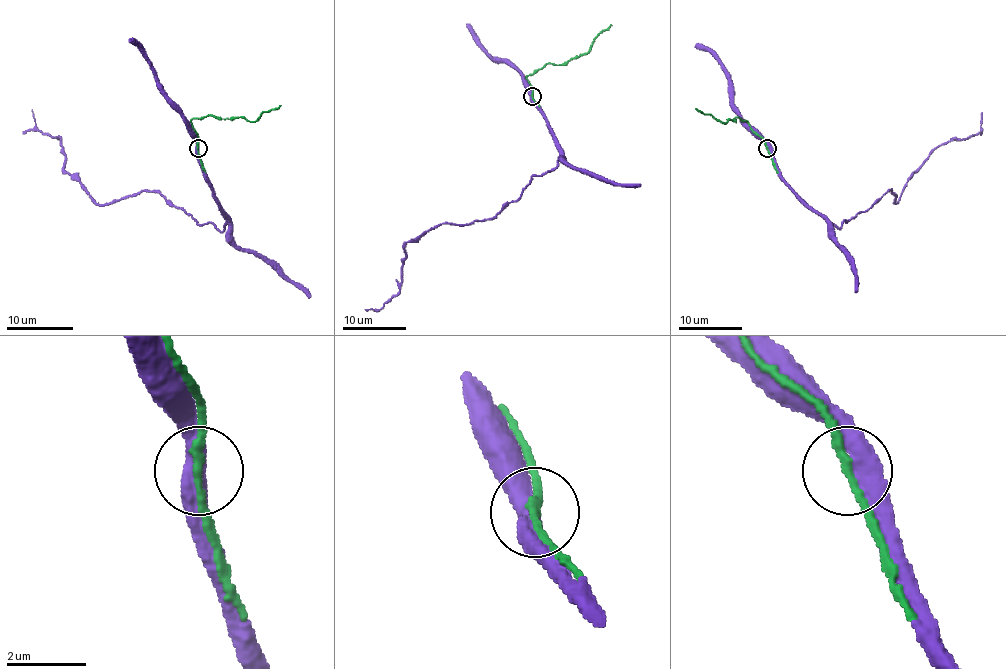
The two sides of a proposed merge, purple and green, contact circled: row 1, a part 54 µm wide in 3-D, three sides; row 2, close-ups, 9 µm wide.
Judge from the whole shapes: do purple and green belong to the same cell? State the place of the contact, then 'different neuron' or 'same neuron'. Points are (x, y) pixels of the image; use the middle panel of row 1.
at (532, 96); same neuron

